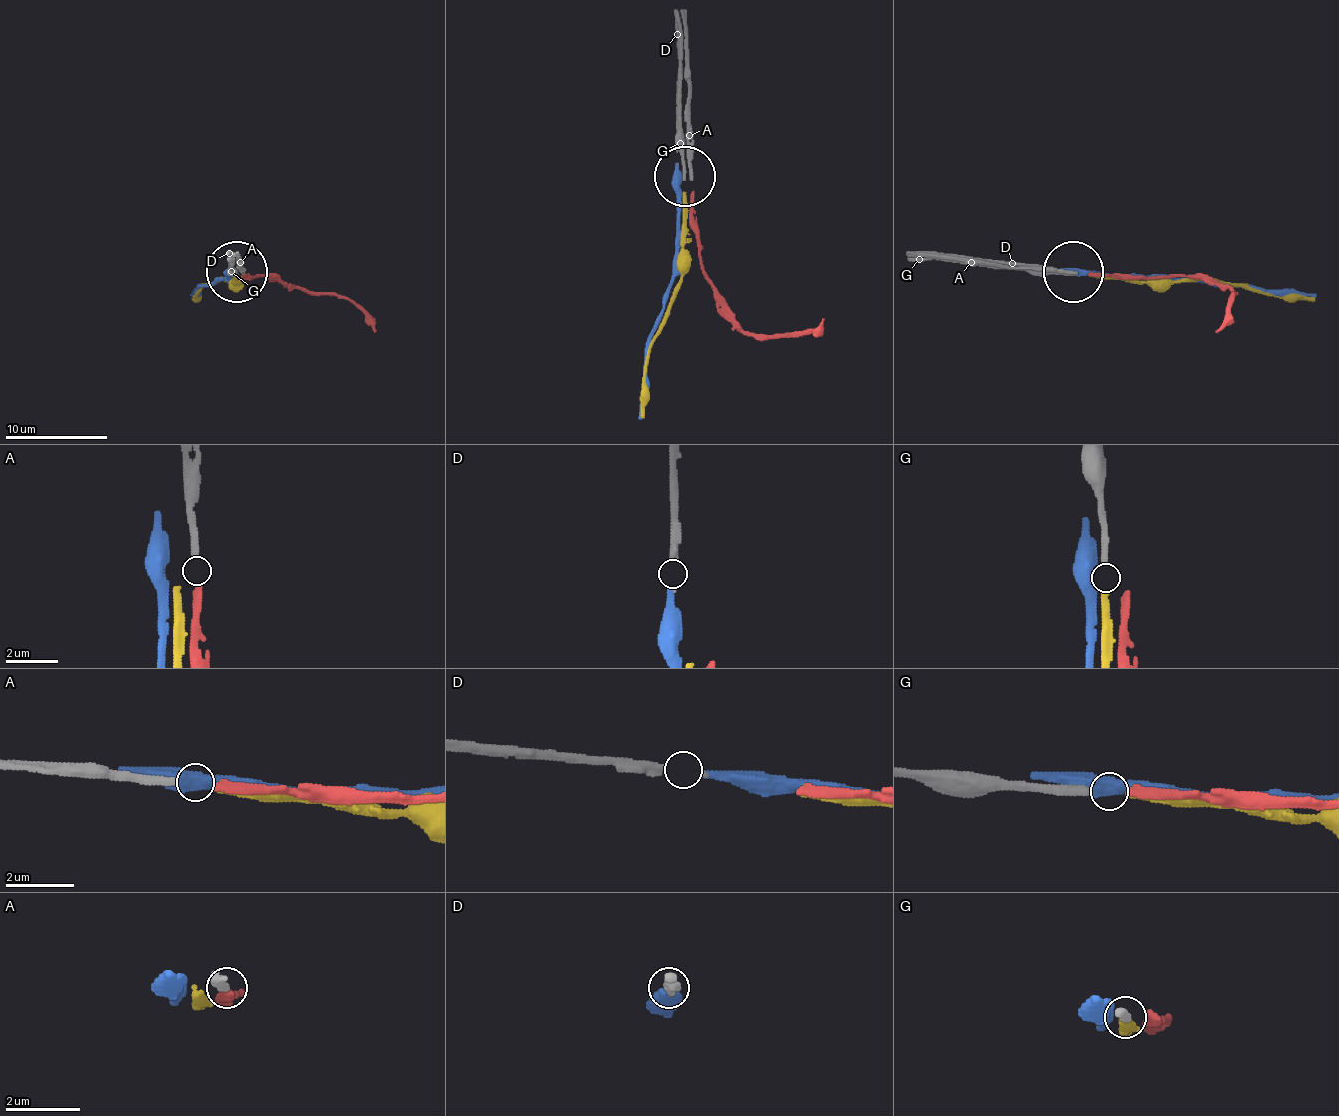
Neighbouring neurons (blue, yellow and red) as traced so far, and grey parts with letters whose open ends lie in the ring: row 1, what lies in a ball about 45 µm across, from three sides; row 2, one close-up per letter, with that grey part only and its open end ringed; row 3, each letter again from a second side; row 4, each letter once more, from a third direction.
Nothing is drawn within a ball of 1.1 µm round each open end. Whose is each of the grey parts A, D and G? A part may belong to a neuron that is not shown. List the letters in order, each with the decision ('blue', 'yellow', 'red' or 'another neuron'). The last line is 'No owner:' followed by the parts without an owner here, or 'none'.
A: red
D: blue
G: yellow
No owner: none

